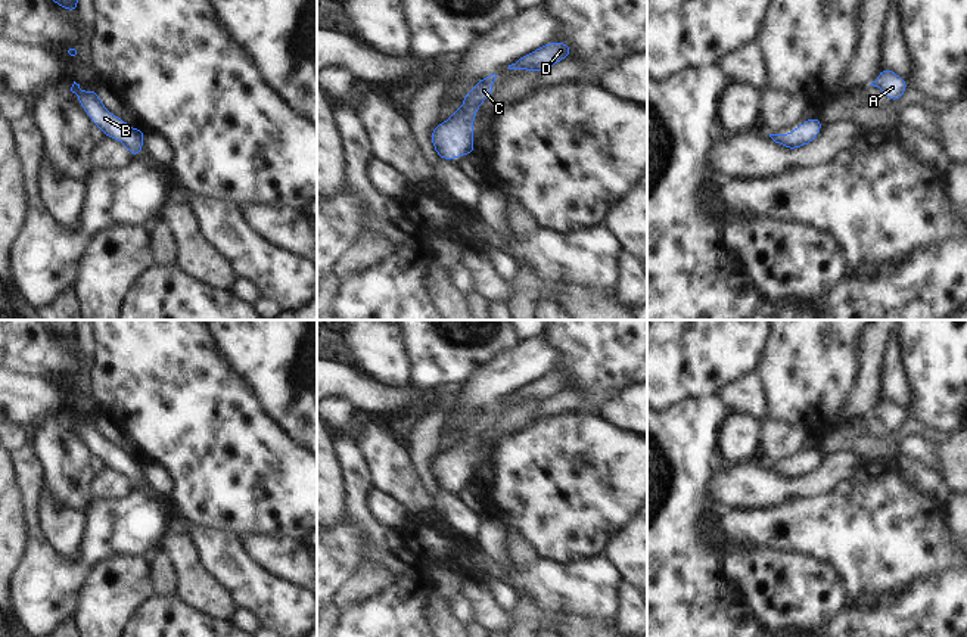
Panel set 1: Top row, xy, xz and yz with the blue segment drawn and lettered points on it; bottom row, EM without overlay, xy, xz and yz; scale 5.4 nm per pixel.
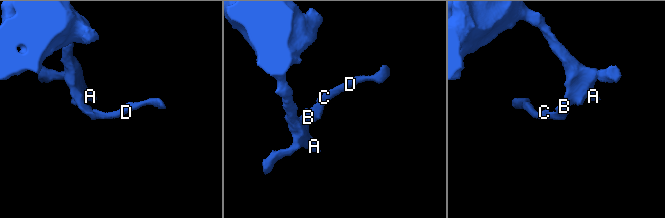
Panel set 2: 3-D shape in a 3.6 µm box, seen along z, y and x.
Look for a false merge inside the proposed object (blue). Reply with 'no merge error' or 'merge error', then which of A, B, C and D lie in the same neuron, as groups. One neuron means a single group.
no merge error; A B C D

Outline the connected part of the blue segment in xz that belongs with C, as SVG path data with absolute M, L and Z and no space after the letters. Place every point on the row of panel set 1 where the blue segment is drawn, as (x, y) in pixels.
M497 75L484 77L466 93L460 109L450 119L433 127L430 140L439 159L458 159L461 155L475 152L472 122L478 108L494 93L492 84Z

